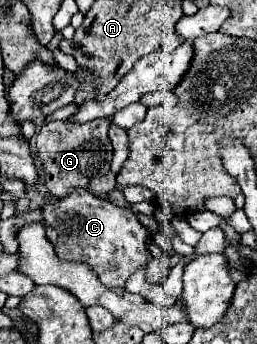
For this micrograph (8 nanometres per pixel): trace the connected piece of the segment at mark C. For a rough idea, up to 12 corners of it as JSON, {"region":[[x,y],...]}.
{"region":[[86,189],[42,205],[58,257],[124,287],[150,261],[132,211]]}

